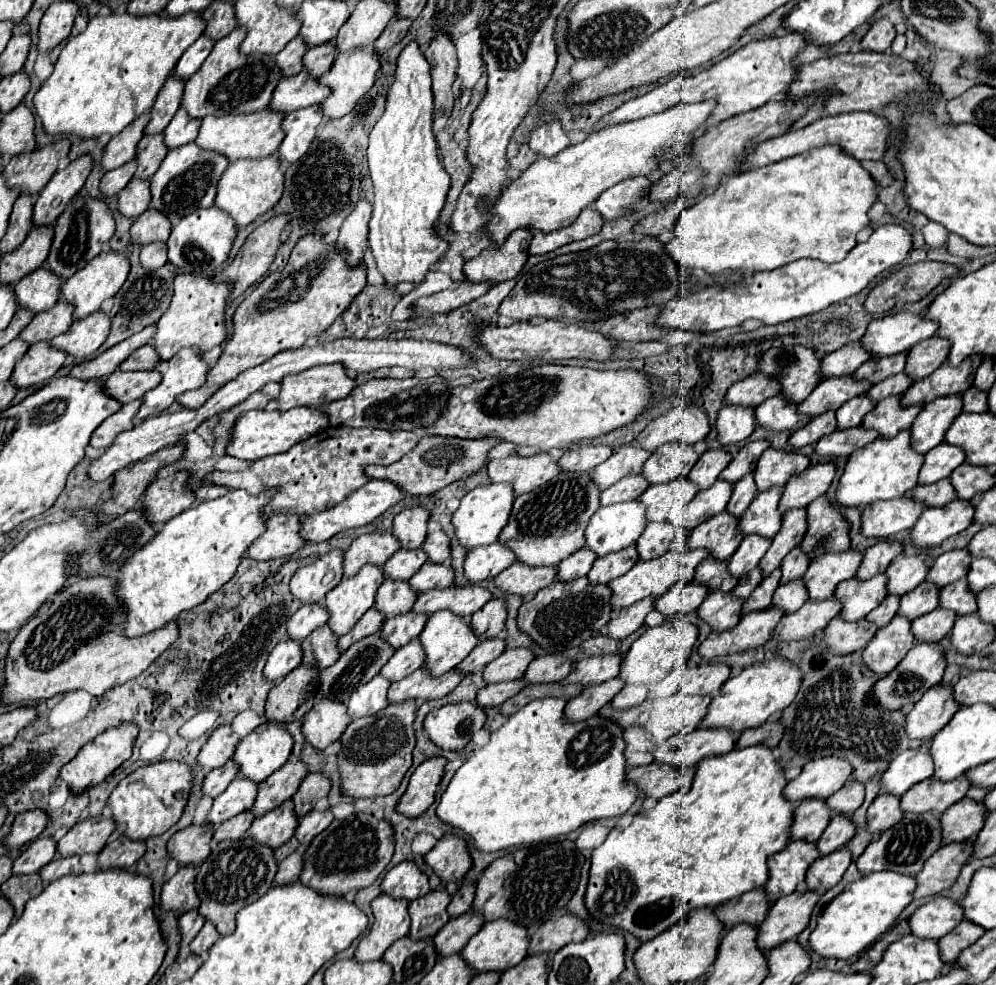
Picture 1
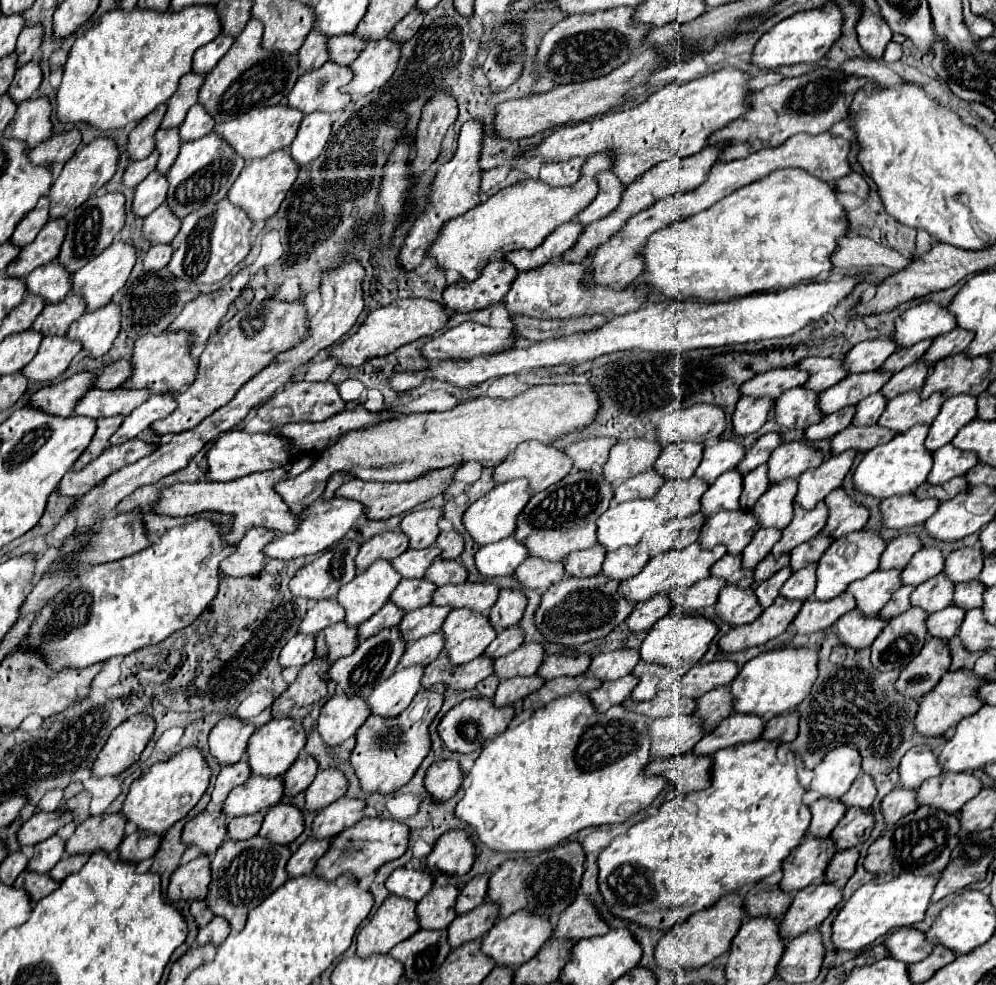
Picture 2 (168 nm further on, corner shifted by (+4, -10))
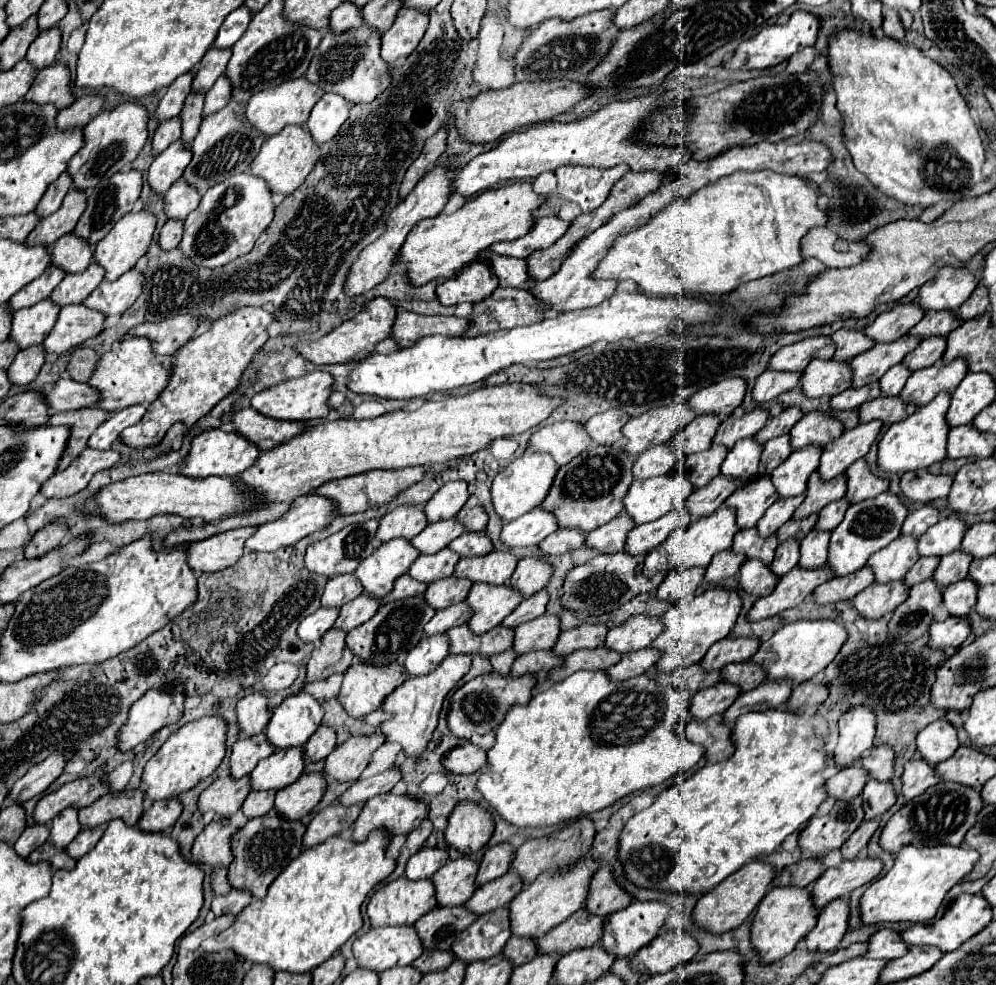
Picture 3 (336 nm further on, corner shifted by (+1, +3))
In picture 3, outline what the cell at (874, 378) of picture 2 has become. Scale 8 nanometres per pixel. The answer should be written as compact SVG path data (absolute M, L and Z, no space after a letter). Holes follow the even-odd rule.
M903 335L901 339L891 343L875 343L869 351L865 351L863 355L857 355L855 359L851 359L853 387L863 387L873 381L879 381L885 375L885 371L901 363L903 357L909 351L913 351L919 343L921 343L921 337Z

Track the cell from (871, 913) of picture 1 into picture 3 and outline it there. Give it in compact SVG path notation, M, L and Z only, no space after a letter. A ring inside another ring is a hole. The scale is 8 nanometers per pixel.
M907 845L897 853L897 861L891 871L875 879L865 895L861 897L861 919L863 923L885 923L885 921L911 921L925 923L933 919L939 911L949 889L963 881L965 875L973 871L979 853L969 847L951 847L951 845Z

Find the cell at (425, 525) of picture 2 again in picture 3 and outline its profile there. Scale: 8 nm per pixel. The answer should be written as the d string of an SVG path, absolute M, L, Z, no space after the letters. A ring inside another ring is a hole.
M451 481L443 485L425 507L427 521L437 523L439 519L455 517L467 499L469 499L467 481Z

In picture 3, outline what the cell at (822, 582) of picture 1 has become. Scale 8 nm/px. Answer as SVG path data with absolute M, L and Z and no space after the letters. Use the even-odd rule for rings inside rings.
M885 491L873 499L865 499L861 503L851 505L845 513L845 519L831 533L827 563L835 571L835 575L849 575L859 571L875 551L883 549L893 539L897 539L907 513L909 513L907 505L891 491Z

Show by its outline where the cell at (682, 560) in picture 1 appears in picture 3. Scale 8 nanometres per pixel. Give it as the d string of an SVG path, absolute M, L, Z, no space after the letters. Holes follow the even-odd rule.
M719 507L713 515L701 517L693 521L685 531L673 531L659 547L655 547L643 565L645 575L655 575L659 571L671 571L671 569L689 569L689 567L707 567L715 553L731 549L733 537L739 531L739 525L735 521L735 511L731 507Z

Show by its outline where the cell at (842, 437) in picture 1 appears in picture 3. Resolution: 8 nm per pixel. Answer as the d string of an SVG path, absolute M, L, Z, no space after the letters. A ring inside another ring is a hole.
M899 395L895 397L877 397L873 401L867 401L859 407L861 411L861 423L879 419L885 425L893 425L897 421L903 421L913 411L909 411L909 403L905 403Z

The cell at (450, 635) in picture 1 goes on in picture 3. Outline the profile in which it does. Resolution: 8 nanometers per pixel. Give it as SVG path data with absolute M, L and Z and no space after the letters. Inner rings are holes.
M475 583L467 603L475 611L475 615L469 621L471 631L475 633L487 633L489 629L497 627L507 615L515 611L515 607L525 597L513 589L511 585L489 585L489 583Z

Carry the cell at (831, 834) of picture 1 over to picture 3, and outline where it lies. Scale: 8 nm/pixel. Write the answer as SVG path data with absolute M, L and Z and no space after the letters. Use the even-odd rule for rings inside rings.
M869 779L863 789L863 803L865 803L865 819L881 817L895 803L893 783Z

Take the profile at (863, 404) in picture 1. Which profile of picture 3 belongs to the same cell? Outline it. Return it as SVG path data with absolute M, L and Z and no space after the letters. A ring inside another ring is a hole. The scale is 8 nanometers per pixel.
M903 363L891 367L881 377L881 391L883 391L883 395L899 395L901 389L905 387L905 381L907 381L909 375L911 375L911 369L907 369Z

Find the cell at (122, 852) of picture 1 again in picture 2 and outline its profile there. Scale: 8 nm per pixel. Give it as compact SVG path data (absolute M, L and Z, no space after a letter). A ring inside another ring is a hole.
M138 830L130 836L124 836L122 844L118 846L118 858L122 862L138 864L138 862L154 856L154 852L158 850L160 840L162 840L162 836L152 836L152 834L146 834L146 832Z

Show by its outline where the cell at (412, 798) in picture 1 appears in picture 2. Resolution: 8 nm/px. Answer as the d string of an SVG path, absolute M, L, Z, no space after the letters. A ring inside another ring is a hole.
M440 760L426 772L424 786L434 802L444 802L454 796L462 782L462 772L456 760Z

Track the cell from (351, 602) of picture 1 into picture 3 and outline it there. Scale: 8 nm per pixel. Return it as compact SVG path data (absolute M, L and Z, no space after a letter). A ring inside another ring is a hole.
M391 539L379 545L367 561L363 561L355 575L365 587L365 593L375 597L385 597L399 575L407 573L411 563L419 557L419 551L407 539Z

